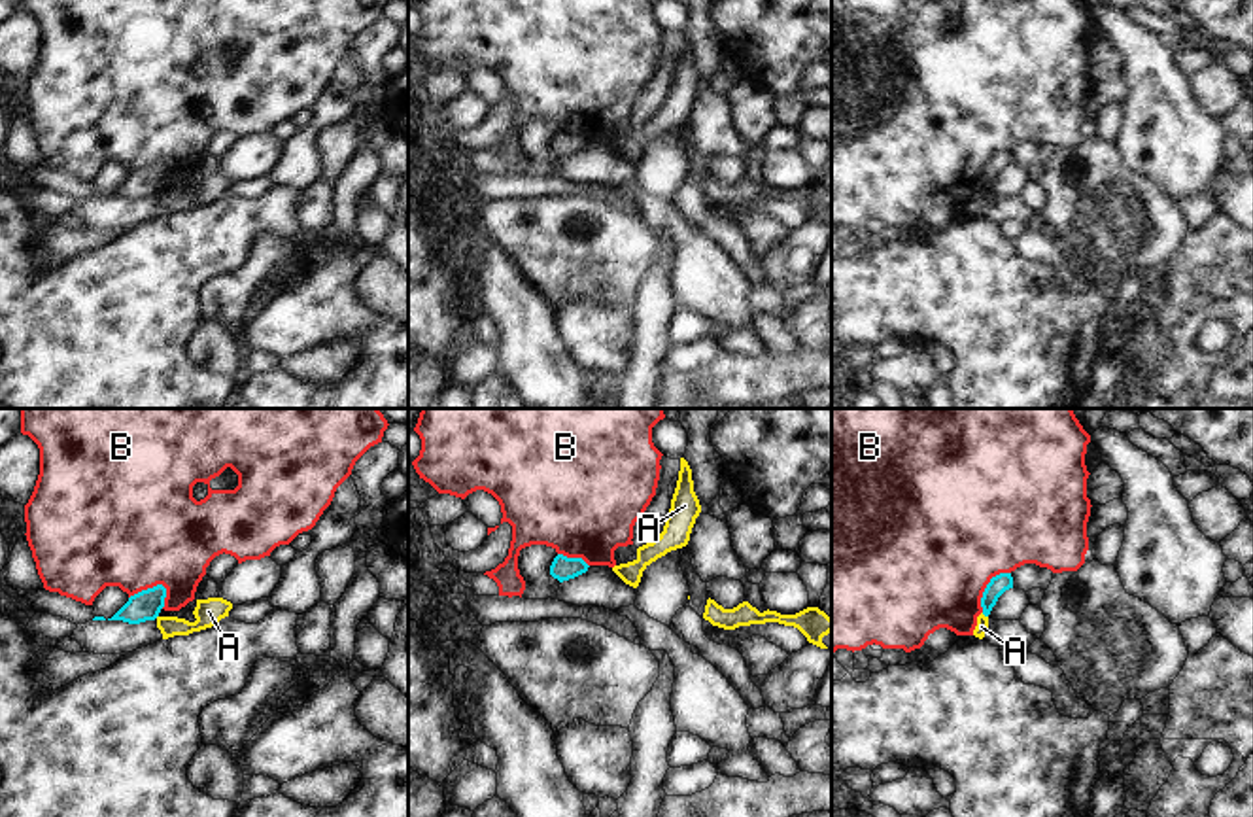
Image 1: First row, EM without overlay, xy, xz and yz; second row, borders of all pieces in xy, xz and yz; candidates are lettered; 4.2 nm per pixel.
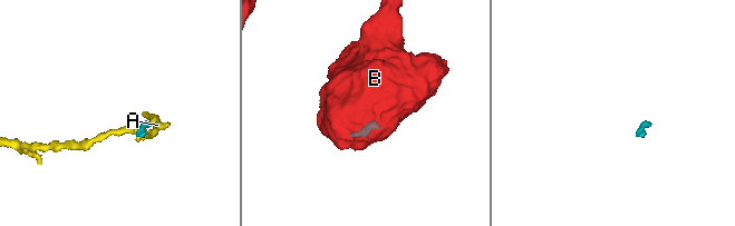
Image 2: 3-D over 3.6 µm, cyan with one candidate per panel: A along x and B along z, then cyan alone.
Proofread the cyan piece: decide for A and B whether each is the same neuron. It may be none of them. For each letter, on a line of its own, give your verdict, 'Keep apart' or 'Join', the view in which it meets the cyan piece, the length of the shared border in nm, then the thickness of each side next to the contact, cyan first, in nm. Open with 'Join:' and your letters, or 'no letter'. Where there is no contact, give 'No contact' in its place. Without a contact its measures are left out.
Join: no letter
A: Keep apart. Touches cyan in yz. Shared border 40 nm. Thickness 80 nm (cyan) against 50 nm
B: Keep apart. Touches cyan in xy. Shared border 170 nm. Thickness 130 nm (cyan) against 480 nm.

